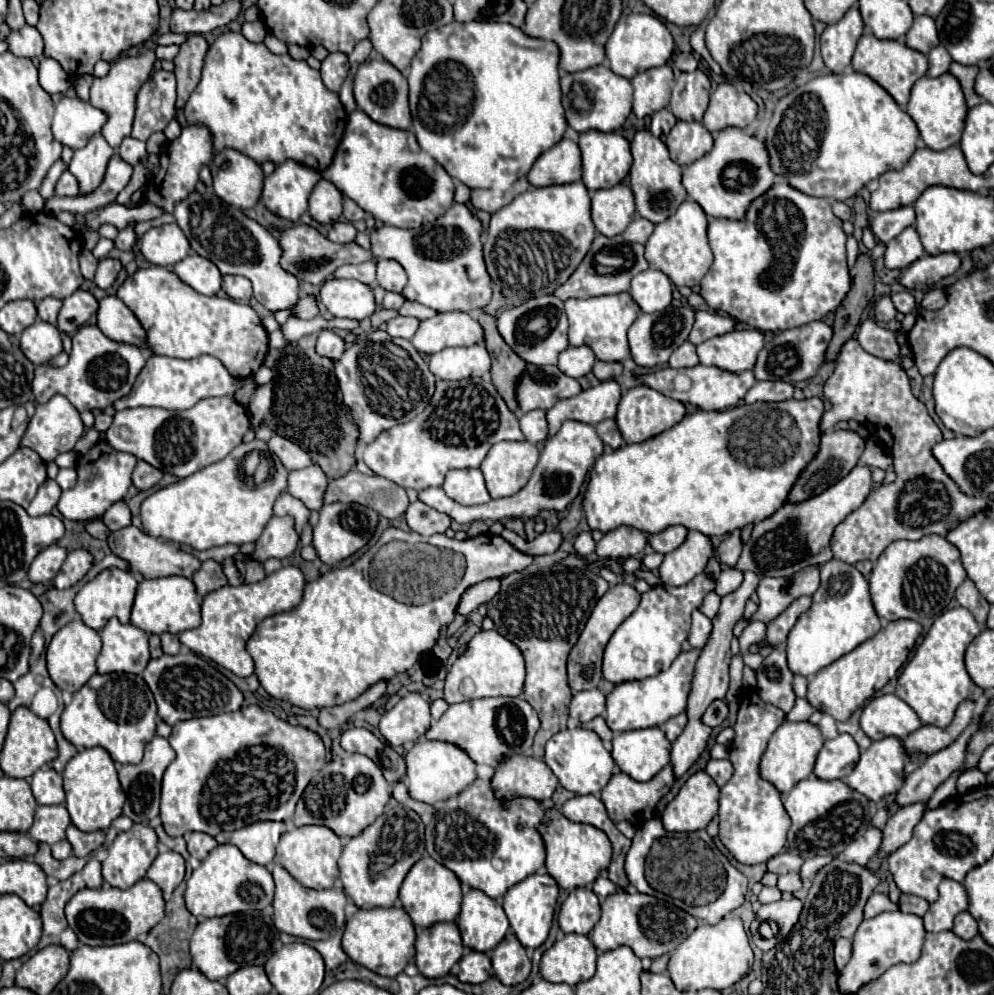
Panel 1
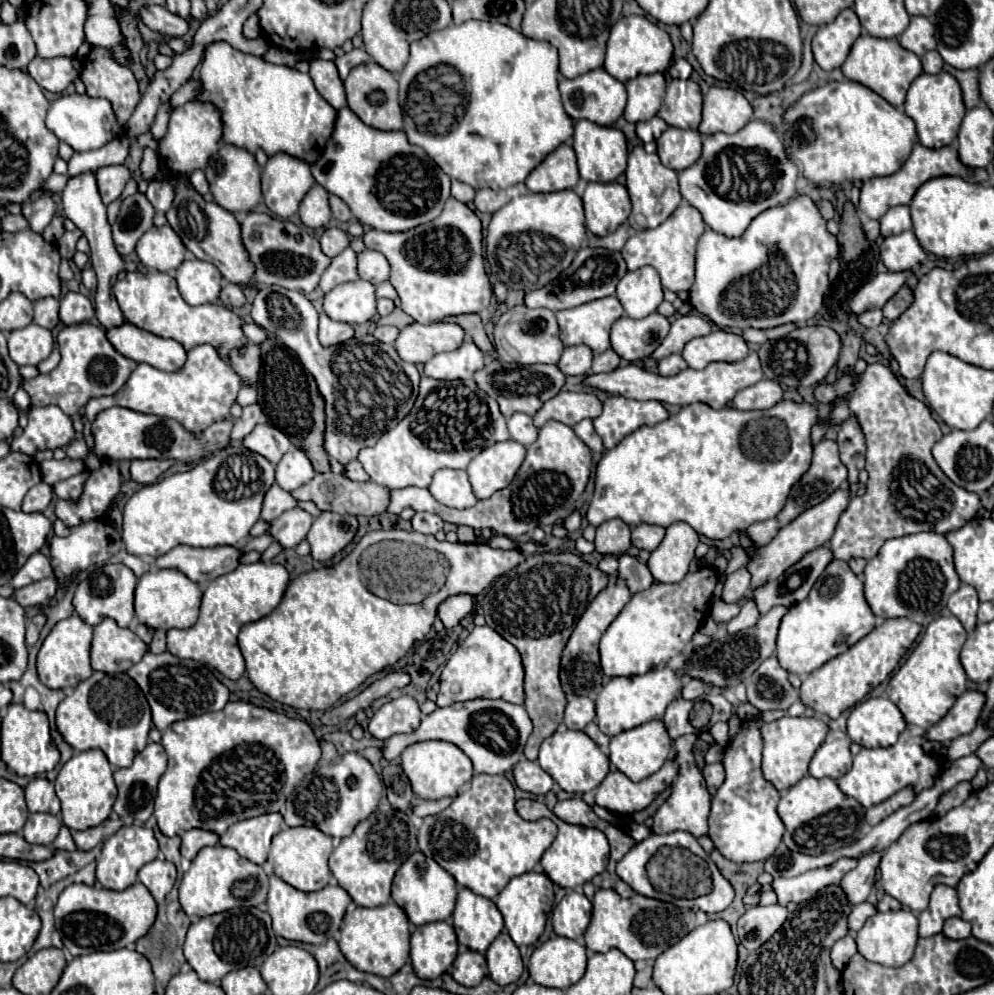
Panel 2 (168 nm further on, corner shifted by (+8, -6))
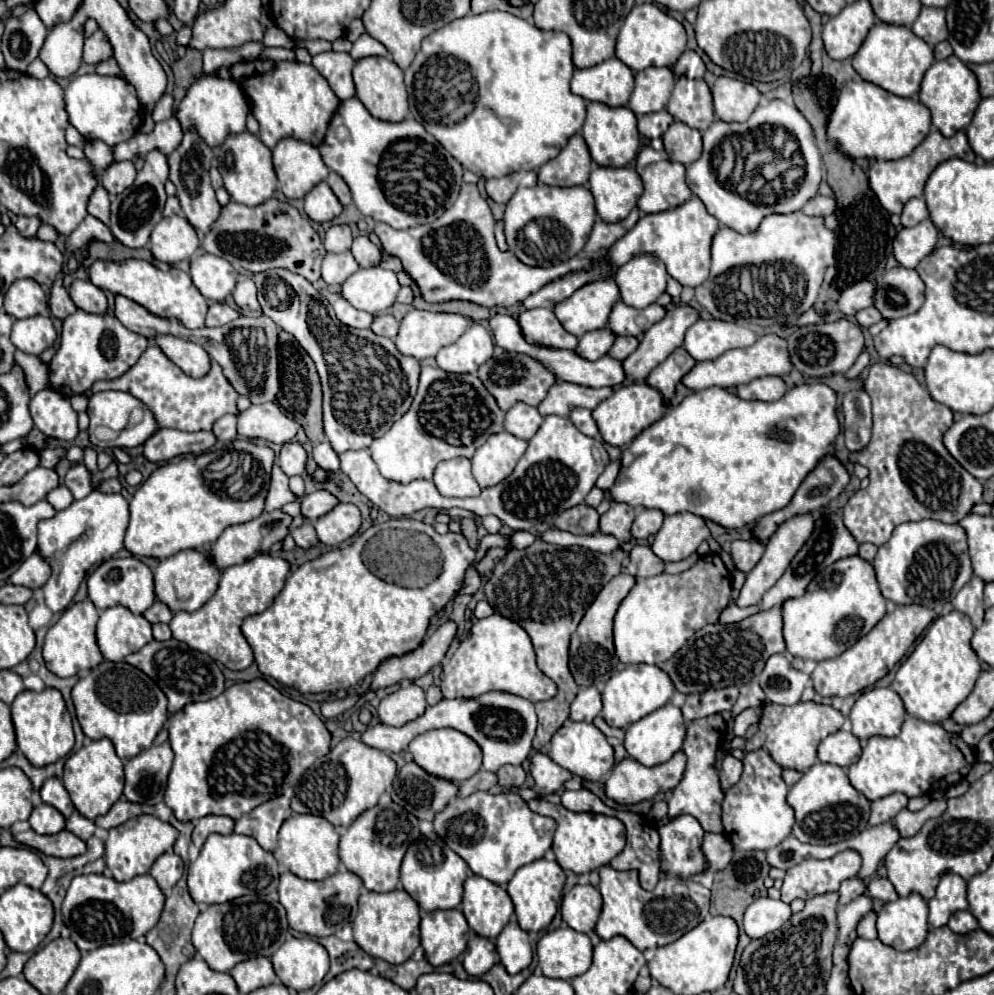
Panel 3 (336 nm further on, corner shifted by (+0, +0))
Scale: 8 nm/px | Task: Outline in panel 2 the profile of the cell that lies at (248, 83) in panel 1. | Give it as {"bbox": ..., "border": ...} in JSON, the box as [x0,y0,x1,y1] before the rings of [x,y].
{"bbox":[195,41,337,163],"border":[[[215,41],[205,49],[199,83],[201,91],[195,99],[211,103],[219,111],[223,141],[249,153],[263,149],[269,157],[287,153],[305,163],[315,163],[333,133],[337,111],[317,93],[307,73],[273,65],[231,47],[227,41]]]}

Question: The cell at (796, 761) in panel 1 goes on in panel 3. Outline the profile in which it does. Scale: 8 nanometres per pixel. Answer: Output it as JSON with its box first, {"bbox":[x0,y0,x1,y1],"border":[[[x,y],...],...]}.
{"bbox":[745,701,845,771],"border":[[[769,701],[763,705],[759,731],[745,741],[745,751],[767,749],[777,765],[805,771],[817,761],[817,745],[821,743],[821,739],[839,731],[843,721],[845,717],[841,715],[841,711],[833,709],[831,705],[821,705],[815,701],[799,701],[797,705],[785,707]]]}

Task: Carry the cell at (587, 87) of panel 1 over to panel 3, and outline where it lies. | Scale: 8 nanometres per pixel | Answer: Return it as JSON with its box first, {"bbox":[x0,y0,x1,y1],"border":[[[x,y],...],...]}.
{"bbox":[571,57,633,105],"border":[[[611,57],[589,69],[575,69],[571,91],[587,101],[601,101],[605,105],[627,105],[633,91],[633,71]]]}

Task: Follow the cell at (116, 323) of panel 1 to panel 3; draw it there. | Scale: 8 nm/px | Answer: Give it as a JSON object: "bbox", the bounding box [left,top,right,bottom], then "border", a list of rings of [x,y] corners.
{"bbox":[155,335,211,379],"border":[[[157,335],[155,343],[189,377],[199,379],[209,373],[211,359],[209,359],[209,353],[205,353],[205,349],[201,349],[201,345],[191,343],[191,341],[183,341],[173,335]]]}

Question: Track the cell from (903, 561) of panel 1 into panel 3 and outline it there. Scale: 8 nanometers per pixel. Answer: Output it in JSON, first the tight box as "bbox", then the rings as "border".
{"bbox":[873,519,973,615],"border":[[[935,519],[897,525],[891,539],[879,547],[873,569],[885,599],[891,599],[897,605],[925,605],[935,609],[937,615],[945,615],[953,609],[951,601],[957,595],[957,589],[973,577],[965,529],[959,523],[949,525]]]}

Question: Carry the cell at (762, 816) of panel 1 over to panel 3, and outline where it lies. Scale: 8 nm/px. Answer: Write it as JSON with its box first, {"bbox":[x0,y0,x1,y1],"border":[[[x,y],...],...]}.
{"bbox":[723,749,795,849],"border":[[[757,749],[745,755],[743,775],[737,785],[733,785],[733,789],[725,791],[723,801],[725,837],[733,843],[735,849],[771,849],[791,835],[795,817],[791,805],[787,803],[787,791],[789,787],[781,779],[781,767],[765,749]]]}

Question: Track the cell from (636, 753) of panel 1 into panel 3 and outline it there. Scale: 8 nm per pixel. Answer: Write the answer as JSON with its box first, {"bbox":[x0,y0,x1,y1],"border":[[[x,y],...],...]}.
{"bbox":[625,703,687,767],"border":[[[667,703],[667,705],[659,707],[657,711],[645,715],[643,719],[639,719],[637,723],[627,727],[627,731],[625,731],[625,749],[633,759],[637,759],[639,763],[643,763],[647,767],[661,765],[667,759],[671,759],[673,753],[677,753],[681,749],[683,739],[685,739],[685,731],[687,729],[685,729],[685,719],[681,715],[681,709]]]}

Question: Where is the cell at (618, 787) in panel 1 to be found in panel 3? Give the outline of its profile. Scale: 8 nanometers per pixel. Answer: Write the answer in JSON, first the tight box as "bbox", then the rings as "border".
{"bbox":[605,751,687,805],"border":[[[677,751],[669,761],[661,763],[661,765],[655,765],[655,767],[645,767],[639,761],[631,759],[631,757],[625,757],[623,761],[619,761],[613,767],[611,775],[607,777],[605,793],[607,793],[609,799],[613,799],[617,803],[623,803],[623,805],[631,805],[631,803],[639,803],[639,801],[651,799],[657,793],[671,791],[681,781],[683,771],[685,771],[685,761],[687,761],[687,757],[685,757],[683,751]]]}

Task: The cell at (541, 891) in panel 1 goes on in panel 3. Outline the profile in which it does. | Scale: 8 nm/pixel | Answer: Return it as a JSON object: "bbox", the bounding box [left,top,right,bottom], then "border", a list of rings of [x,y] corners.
{"bbox":[507,859,565,931],"border":[[[537,859],[529,865],[523,865],[517,869],[515,877],[507,885],[507,893],[513,899],[515,905],[515,915],[525,931],[541,931],[545,929],[551,919],[555,917],[559,905],[561,905],[561,895],[563,895],[563,885],[565,885],[565,871],[557,861],[547,861],[547,859]]]}

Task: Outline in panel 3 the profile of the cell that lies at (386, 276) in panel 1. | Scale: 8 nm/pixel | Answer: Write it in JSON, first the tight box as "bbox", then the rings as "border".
{"bbox":[351,235,381,267],"border":[[[359,235],[353,239],[351,253],[361,267],[375,267],[381,263],[381,251],[369,241],[367,235]]]}

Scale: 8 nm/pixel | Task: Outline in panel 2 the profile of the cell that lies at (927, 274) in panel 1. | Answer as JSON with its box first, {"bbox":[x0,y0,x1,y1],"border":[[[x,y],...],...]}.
{"bbox":[849,271,913,313],"border":[[[897,271],[897,273],[879,273],[869,283],[865,283],[853,297],[849,309],[853,313],[863,313],[869,309],[881,309],[913,275],[911,271]]]}

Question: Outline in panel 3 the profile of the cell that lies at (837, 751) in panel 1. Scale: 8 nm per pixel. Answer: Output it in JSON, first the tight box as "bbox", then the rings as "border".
{"bbox":[817,731,861,767],"border":[[[837,731],[819,743],[817,753],[819,753],[819,761],[823,761],[823,763],[849,767],[859,759],[861,745],[853,733]]]}

